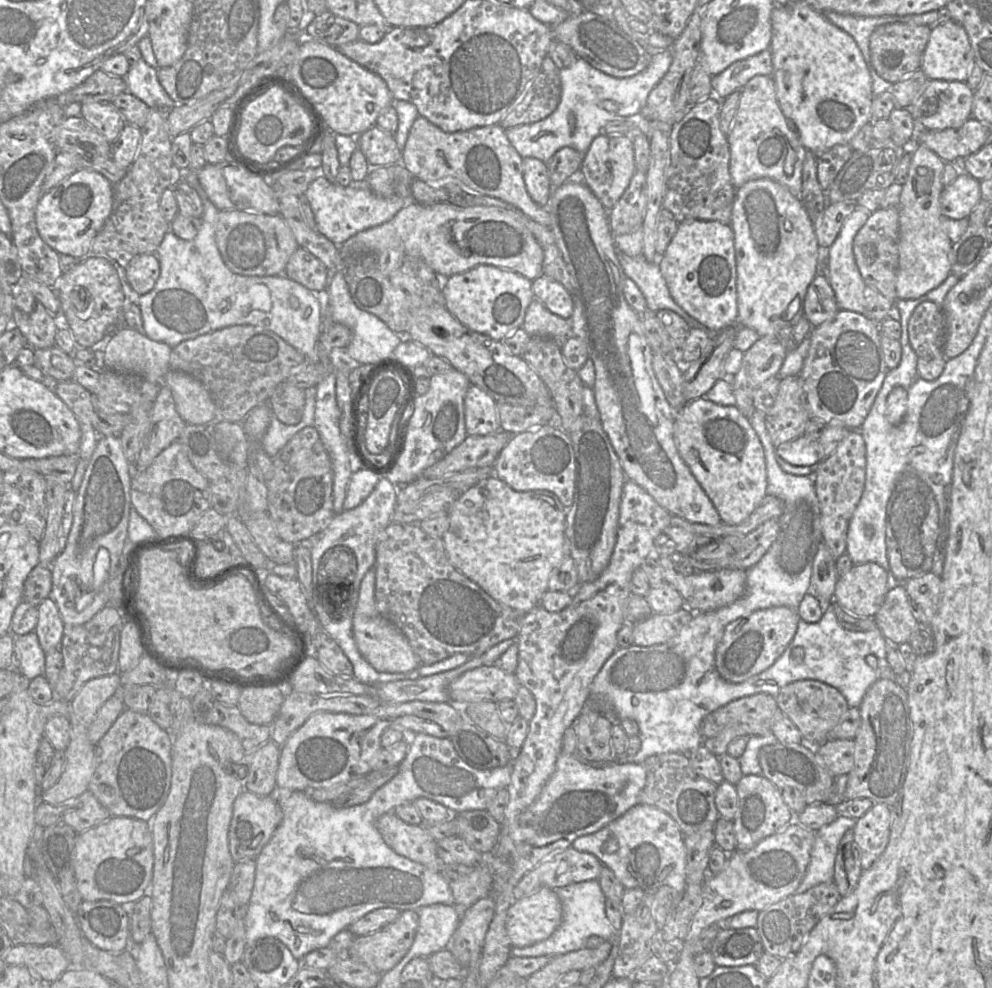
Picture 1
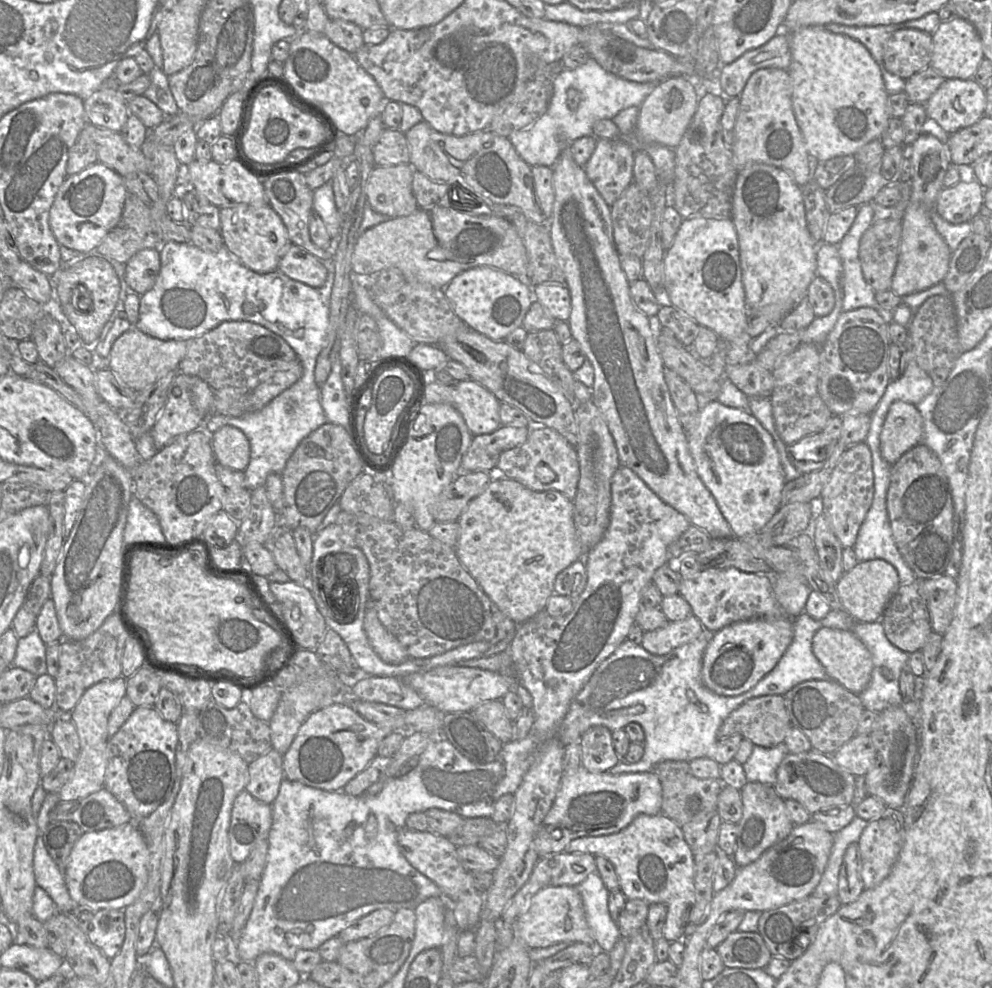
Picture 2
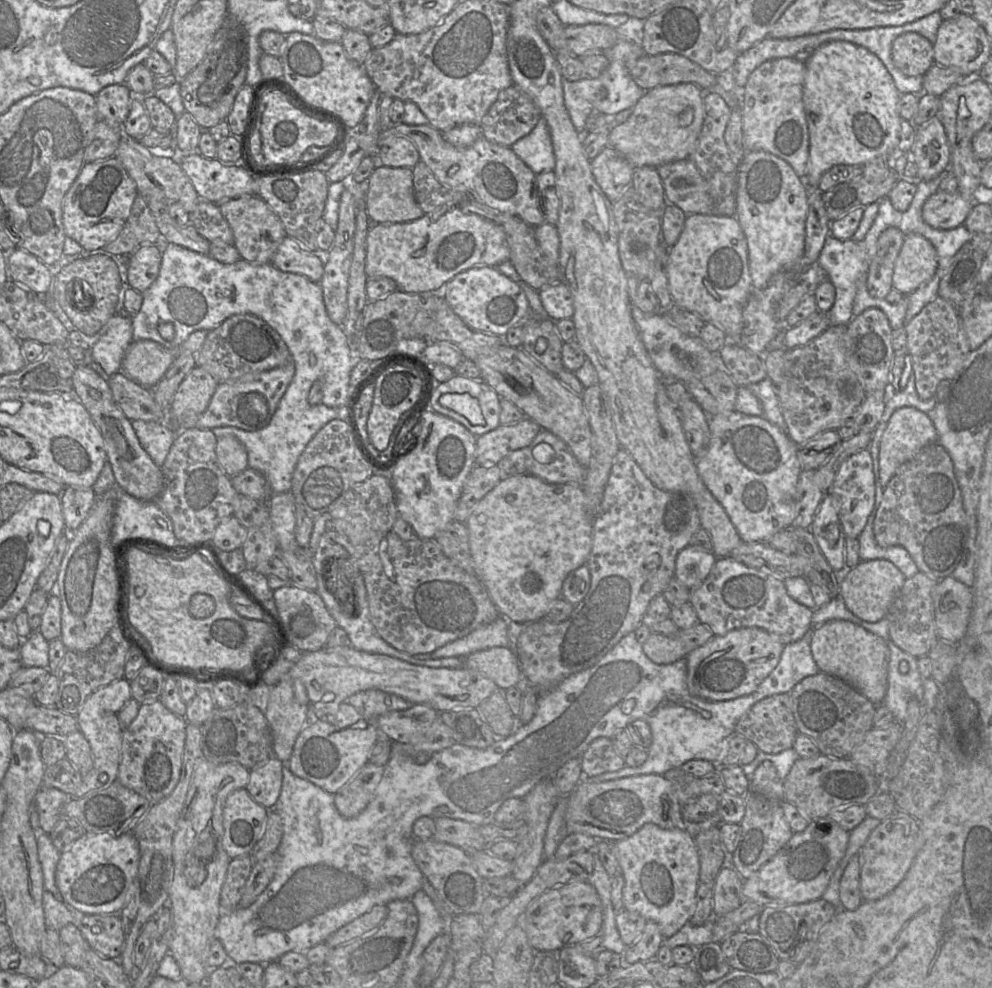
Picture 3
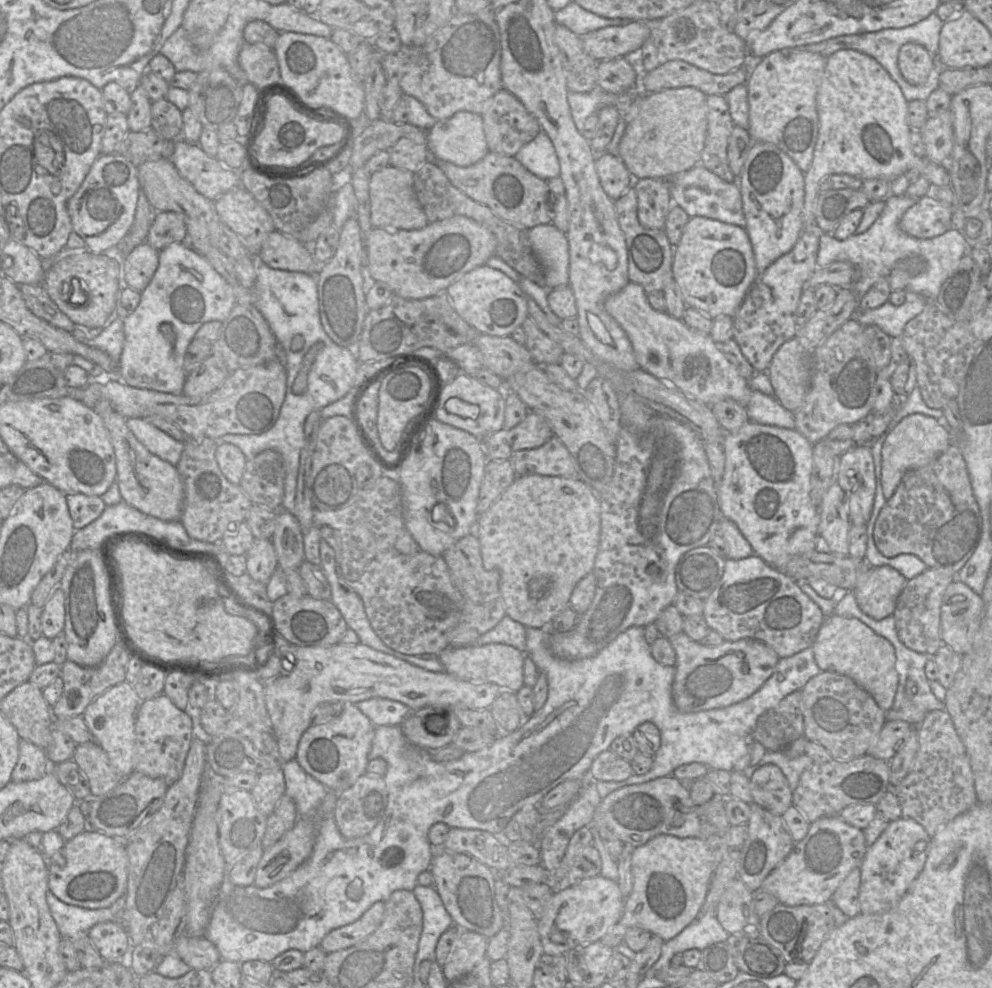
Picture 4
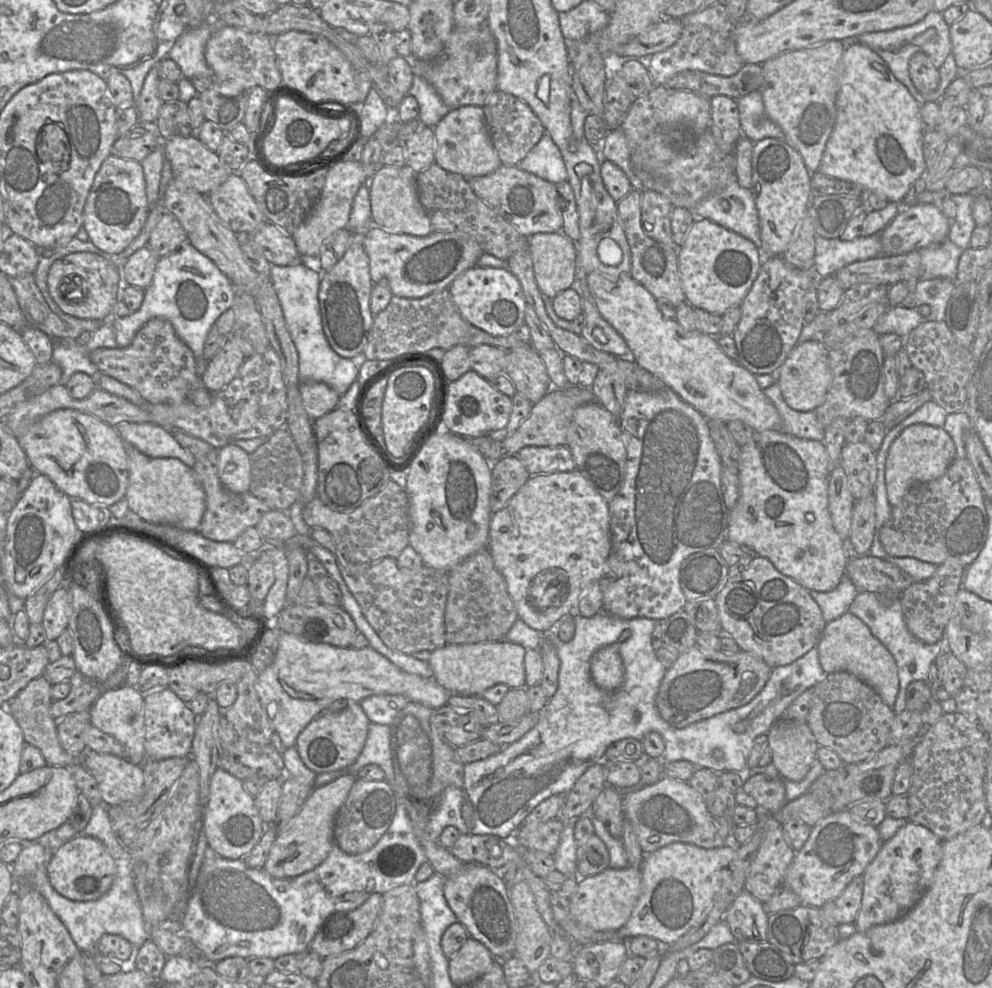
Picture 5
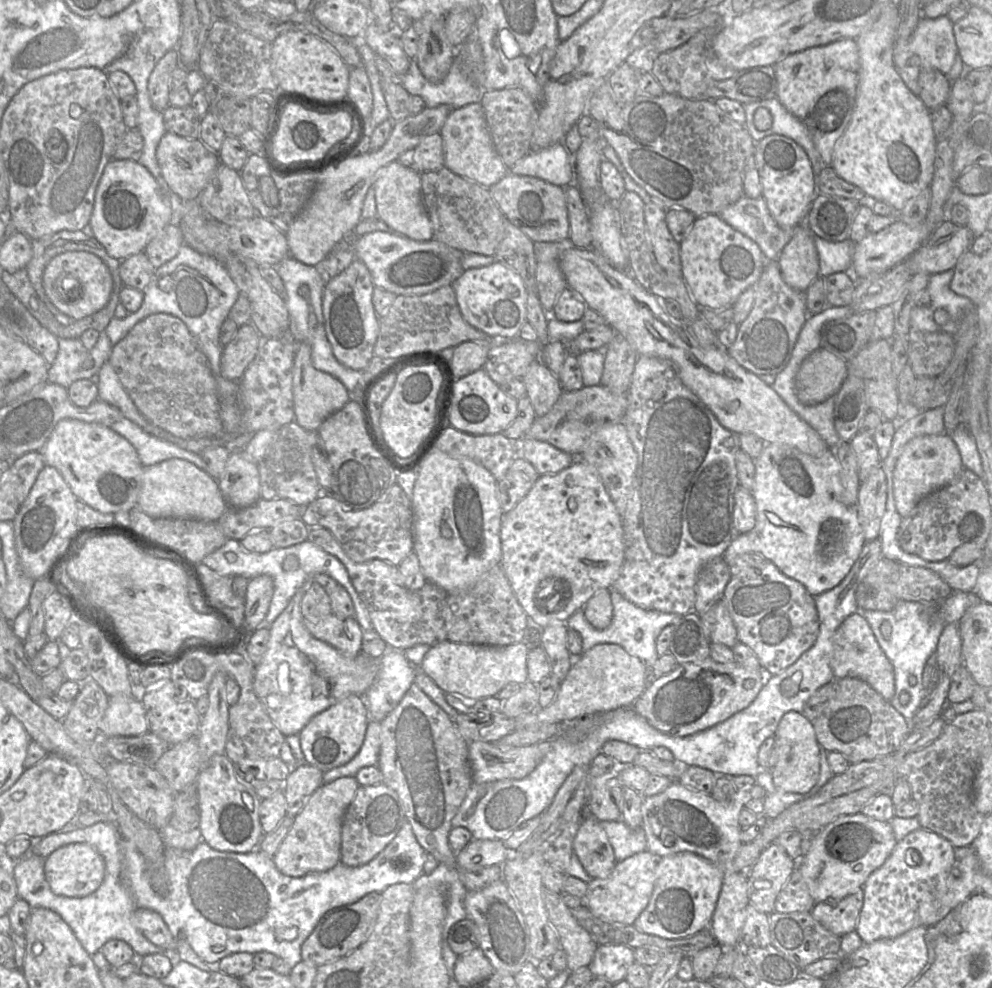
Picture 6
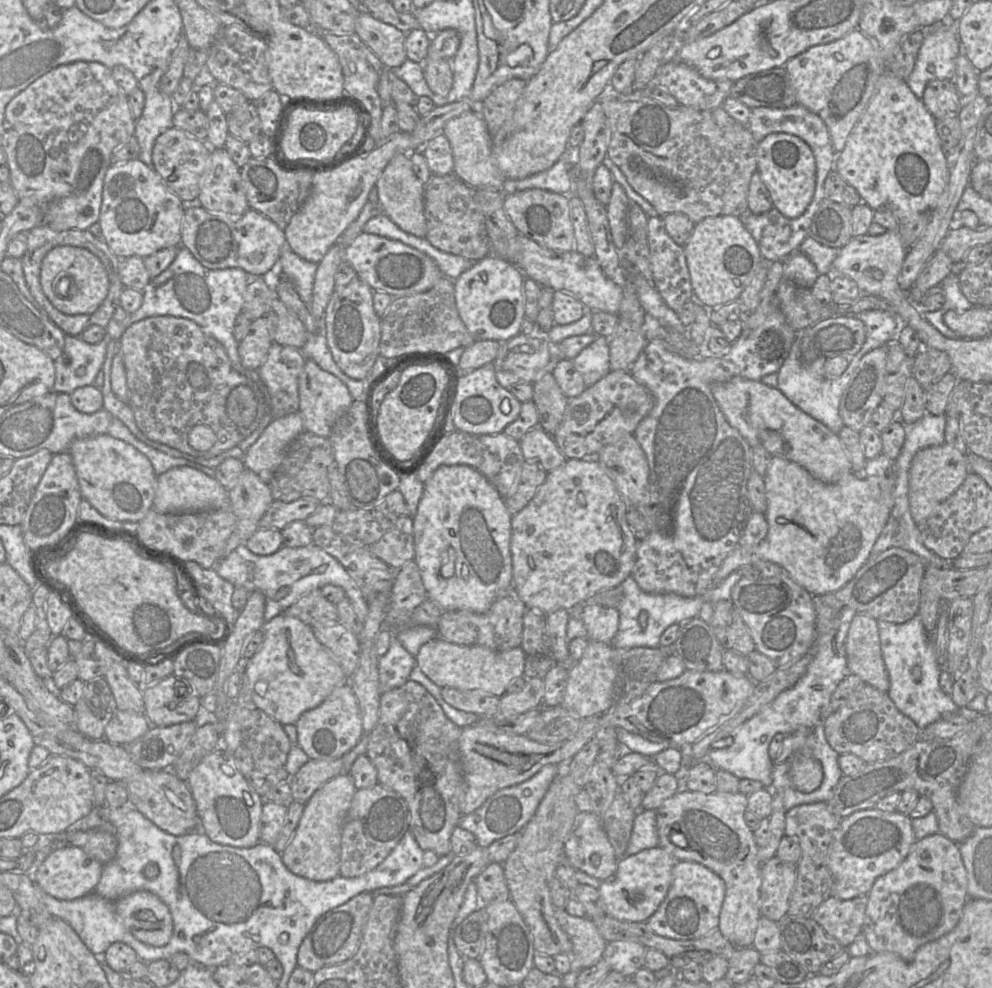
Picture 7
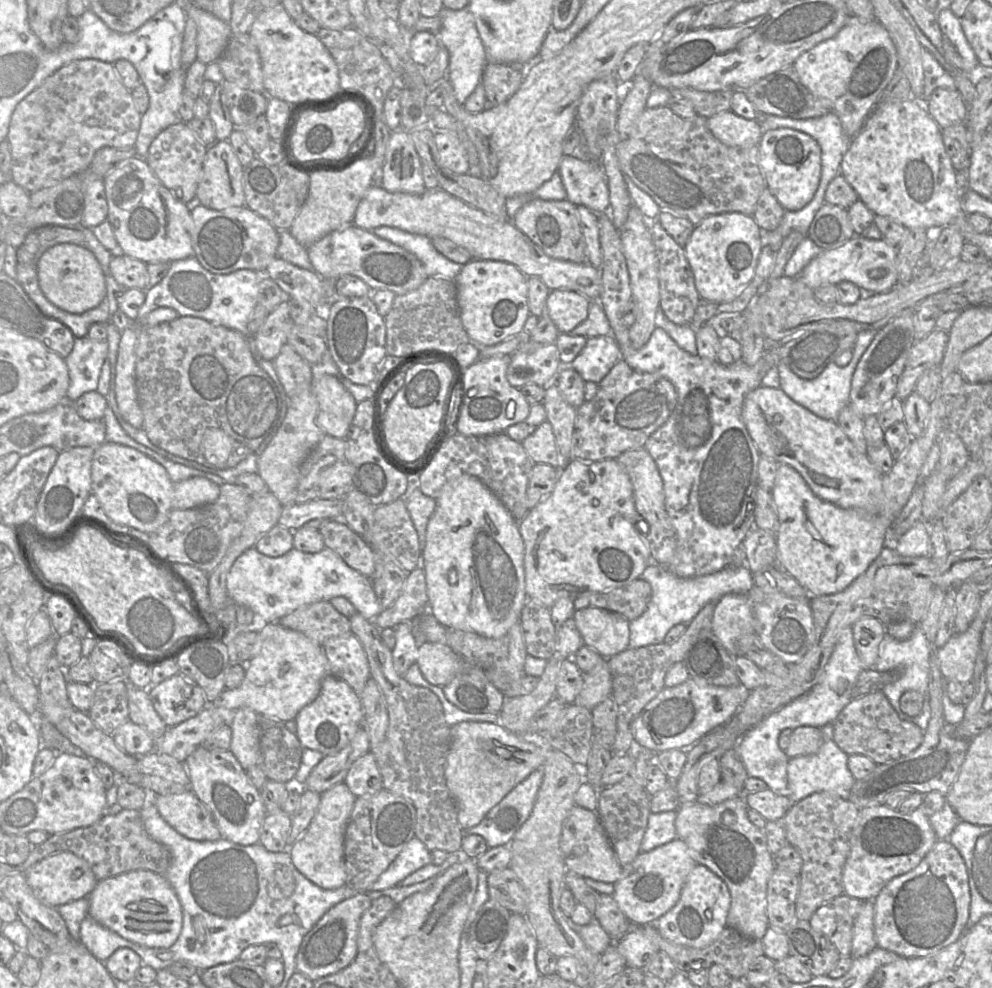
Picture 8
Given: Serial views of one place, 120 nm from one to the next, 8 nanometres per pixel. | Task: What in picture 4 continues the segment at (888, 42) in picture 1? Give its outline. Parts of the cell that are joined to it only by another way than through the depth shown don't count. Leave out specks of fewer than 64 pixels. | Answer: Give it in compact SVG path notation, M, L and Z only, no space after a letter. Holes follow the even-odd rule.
M906 43L899 50L898 67L908 83L922 85L934 68L935 59L923 46Z

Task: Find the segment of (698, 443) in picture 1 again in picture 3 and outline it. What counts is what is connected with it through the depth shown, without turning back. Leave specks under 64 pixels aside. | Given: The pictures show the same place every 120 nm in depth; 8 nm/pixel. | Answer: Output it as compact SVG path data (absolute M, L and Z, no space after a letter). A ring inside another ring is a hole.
M737 411L725 412L709 417L709 430L709 445L704 454L696 459L696 469L707 489L726 511L742 541L747 543L766 542L775 533L790 528L796 517L795 493L797 483L802 472L802 468L798 460L799 446L789 438L786 431L780 430L763 416L749 416Z

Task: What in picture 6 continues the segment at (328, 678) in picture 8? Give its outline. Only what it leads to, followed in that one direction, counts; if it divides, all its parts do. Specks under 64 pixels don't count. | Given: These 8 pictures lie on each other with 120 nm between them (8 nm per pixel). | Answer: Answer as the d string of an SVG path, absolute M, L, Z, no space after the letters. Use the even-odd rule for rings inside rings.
M350 694L316 714L298 733L305 761L323 772L346 764L361 748L369 720L364 696L357 694Z

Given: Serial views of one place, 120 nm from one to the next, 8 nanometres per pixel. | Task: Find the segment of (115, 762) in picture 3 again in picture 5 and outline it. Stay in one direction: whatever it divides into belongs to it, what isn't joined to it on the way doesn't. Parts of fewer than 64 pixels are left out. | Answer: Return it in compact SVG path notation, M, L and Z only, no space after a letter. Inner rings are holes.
M123 684L104 691L89 710L92 725L120 742L126 749L129 762L135 765L145 762L144 694L134 686Z

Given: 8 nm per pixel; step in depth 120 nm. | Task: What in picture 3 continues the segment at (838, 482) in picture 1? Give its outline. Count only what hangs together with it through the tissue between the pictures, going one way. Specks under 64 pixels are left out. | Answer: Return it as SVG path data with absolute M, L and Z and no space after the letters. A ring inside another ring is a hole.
M868 449L851 455L840 465L828 493L837 496L840 500L838 516L846 537L857 539L862 533L875 503L875 479L872 458Z

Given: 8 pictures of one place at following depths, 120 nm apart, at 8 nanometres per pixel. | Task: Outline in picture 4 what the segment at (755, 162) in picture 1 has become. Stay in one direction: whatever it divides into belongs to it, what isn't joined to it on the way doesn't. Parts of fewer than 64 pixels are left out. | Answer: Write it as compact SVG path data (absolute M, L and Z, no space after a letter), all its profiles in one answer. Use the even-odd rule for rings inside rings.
M787 48L765 56L751 72L748 89L748 133L754 142L769 142L784 151L807 172L818 136L816 95L827 57L806 49Z

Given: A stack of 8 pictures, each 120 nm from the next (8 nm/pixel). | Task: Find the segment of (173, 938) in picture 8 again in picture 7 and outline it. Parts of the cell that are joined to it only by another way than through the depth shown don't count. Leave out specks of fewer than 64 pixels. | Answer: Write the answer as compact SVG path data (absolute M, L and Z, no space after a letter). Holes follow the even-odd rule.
M145 890L129 893L115 901L115 910L137 940L152 946L165 946L170 941L172 915L155 894Z

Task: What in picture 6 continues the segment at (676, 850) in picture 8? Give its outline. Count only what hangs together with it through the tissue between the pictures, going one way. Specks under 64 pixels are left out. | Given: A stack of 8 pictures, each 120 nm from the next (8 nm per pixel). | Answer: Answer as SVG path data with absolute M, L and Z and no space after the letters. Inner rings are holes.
M643 851L617 862L607 877L593 878L588 883L586 895L582 898L582 905L585 905L595 917L605 922L633 924L651 898L656 867L661 858L649 851Z

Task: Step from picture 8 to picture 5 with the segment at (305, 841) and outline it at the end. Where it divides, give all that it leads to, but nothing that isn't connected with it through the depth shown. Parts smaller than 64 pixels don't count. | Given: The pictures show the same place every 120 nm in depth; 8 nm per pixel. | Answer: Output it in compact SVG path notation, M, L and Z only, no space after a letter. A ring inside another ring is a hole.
M343 774L326 785L314 788L297 814L278 833L264 869L276 878L294 878L319 866L329 855L334 843L335 817L346 801L356 775Z

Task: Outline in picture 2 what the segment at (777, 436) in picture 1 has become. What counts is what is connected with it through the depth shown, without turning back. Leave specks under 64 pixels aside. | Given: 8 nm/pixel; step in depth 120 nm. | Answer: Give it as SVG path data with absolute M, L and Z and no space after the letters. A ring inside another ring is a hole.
M801 343L793 352L782 358L772 371L772 415L775 429L787 446L793 446L803 437L820 433L833 416L818 393L820 349L821 346L814 343Z

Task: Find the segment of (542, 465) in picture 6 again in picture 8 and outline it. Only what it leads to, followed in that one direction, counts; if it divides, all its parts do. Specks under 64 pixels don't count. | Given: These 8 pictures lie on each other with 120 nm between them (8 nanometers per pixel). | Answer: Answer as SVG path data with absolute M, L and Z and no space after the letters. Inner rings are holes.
M542 422L532 434L525 438L522 445L534 463L549 464L558 470L565 466L551 424Z

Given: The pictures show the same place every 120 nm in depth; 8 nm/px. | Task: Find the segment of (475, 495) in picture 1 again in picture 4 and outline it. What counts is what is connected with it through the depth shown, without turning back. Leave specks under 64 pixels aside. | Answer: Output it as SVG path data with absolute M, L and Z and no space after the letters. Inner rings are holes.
M528 474L517 477L490 508L478 516L474 533L481 546L484 568L487 571L497 570L500 574L499 588L504 601L506 616L521 623L525 627L546 628L552 620L565 608L570 607L569 601L576 584L587 574L592 573L598 553L601 529L601 505L596 491L579 478L560 476L544 476Z

